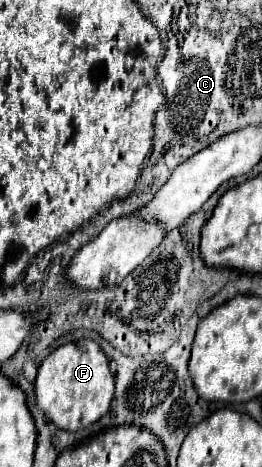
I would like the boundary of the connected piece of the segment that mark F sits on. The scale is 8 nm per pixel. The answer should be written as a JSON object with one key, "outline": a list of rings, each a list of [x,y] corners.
{"outline":[[[92,339],[60,345],[42,361],[36,377],[36,403],[58,429],[84,429],[110,409],[114,397],[114,375],[110,373],[108,363],[106,353]]]}

